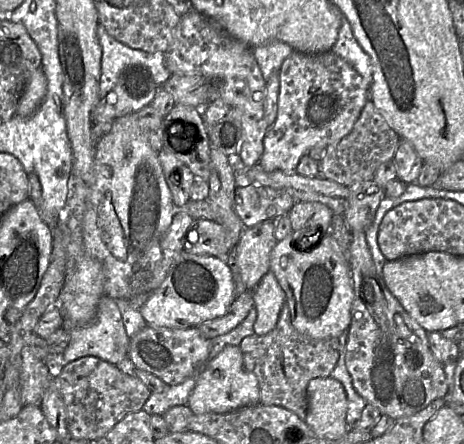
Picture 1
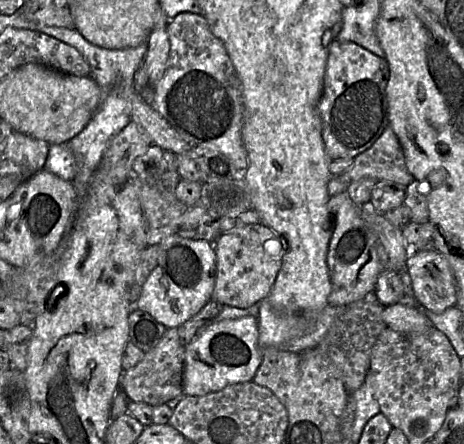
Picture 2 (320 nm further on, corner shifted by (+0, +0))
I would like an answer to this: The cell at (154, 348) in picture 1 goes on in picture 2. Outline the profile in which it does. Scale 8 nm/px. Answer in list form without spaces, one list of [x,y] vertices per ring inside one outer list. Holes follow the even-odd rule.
[[[131,310],[128,317],[129,339],[144,353],[151,351],[162,339],[167,328],[157,322],[150,314]]]

